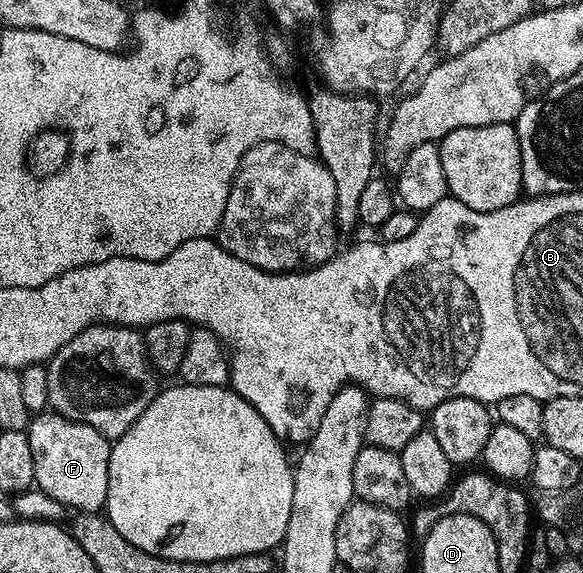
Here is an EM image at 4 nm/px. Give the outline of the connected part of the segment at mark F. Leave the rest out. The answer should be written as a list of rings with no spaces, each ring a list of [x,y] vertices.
[[[40,413],[28,424],[30,453],[34,453],[35,486],[76,513],[96,513],[104,507],[112,443],[98,429],[55,413]]]

